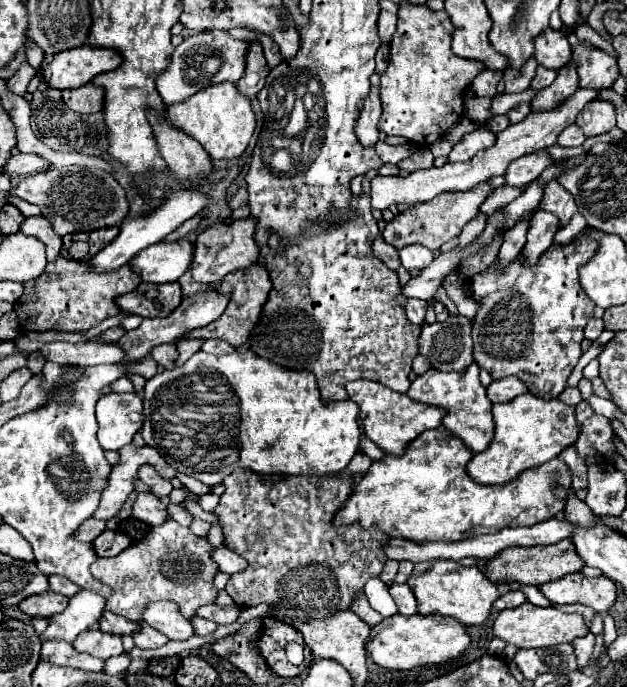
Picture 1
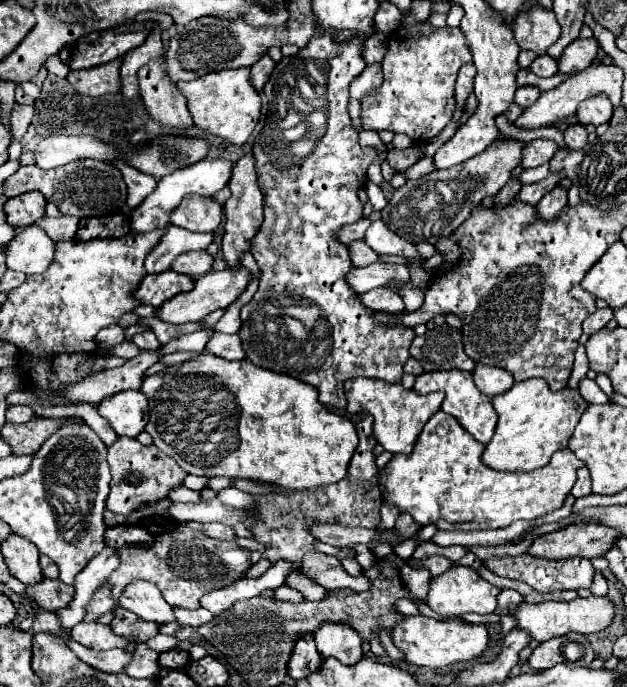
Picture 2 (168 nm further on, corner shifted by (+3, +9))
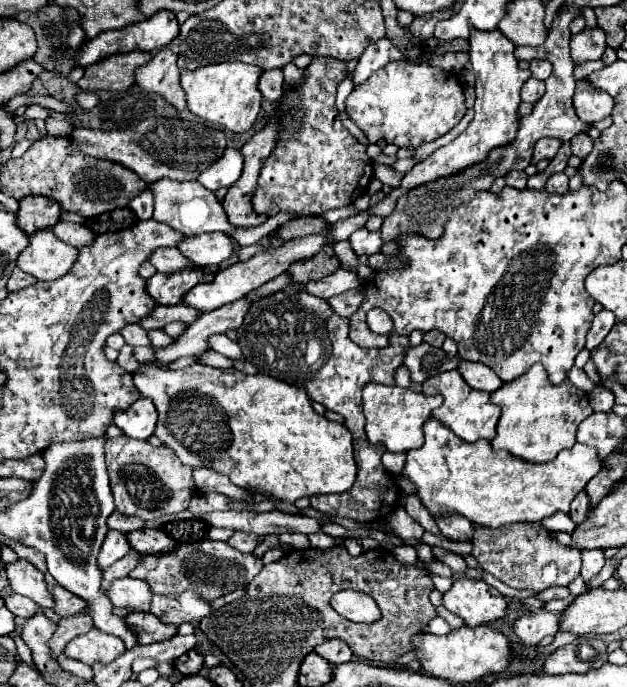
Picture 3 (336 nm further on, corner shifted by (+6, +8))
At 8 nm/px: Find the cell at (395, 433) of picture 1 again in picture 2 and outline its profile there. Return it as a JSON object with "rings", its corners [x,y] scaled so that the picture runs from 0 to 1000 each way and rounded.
{"rings":[[[566,549],[550,555],[550,572],[557,590],[552,592],[557,607],[585,598],[595,604],[595,636],[614,651],[620,659],[656,659],[662,651],[662,642],[675,624],[675,619],[687,610],[691,601],[703,595],[703,587],[710,581],[707,572],[684,572],[668,575],[659,566],[646,566],[643,560],[627,560],[608,552],[585,552],[585,549]]]}

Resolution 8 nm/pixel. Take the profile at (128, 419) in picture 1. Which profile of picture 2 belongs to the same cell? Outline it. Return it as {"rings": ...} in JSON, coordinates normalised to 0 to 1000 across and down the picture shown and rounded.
{"rings":[[[196,569],[158,587],[158,604],[199,636],[219,636],[234,619],[234,578],[225,569]]]}

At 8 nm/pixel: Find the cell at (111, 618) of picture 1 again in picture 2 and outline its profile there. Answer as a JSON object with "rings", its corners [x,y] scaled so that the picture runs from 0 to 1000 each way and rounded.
{"rings":[[[183,884],[183,901],[177,907],[177,916],[187,924],[196,924],[206,930],[206,945],[212,948],[219,936],[234,936],[241,927],[247,927],[254,921],[254,910],[250,907],[238,907],[222,901],[215,892]]]}

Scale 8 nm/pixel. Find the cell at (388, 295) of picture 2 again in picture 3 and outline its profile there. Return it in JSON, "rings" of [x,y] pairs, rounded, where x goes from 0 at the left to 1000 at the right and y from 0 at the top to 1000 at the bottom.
{"rings":[[[574,419],[549,425],[549,428],[523,437],[523,443],[530,443],[530,451],[536,451],[536,457],[552,460],[552,463],[558,463],[577,445],[577,440],[581,440],[581,425]]]}

